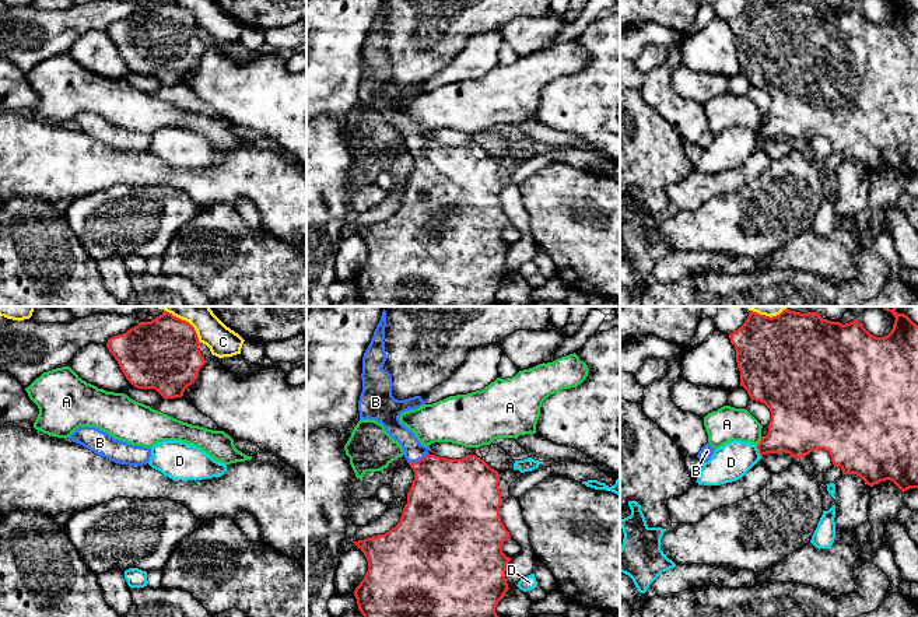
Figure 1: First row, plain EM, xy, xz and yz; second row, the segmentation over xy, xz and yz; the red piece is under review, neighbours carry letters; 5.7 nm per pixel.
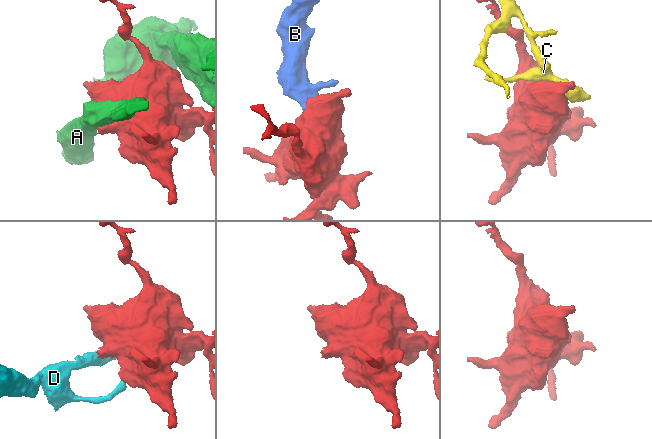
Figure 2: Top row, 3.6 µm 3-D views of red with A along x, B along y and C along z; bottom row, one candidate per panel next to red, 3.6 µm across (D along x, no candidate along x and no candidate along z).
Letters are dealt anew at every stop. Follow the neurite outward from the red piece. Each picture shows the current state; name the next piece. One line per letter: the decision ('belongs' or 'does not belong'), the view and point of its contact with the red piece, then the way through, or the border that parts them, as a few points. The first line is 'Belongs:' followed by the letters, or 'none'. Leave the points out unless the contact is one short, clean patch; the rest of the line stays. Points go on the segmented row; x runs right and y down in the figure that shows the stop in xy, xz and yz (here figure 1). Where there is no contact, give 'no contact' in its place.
Belongs: B
A: does not belong | yz (760, 441) | along yz (763, 437), (756, 445)
B: belongs | xz (420, 459) | across xz (445, 494), (420, 459), (413, 449)
C: does not belong | xy (185, 321)
D: does not belong | yz (759, 452)

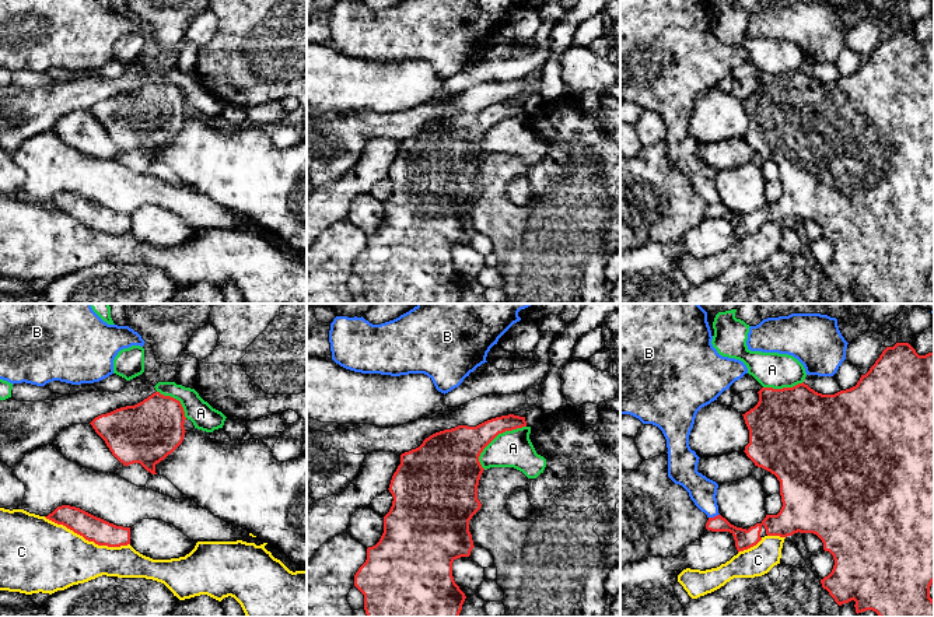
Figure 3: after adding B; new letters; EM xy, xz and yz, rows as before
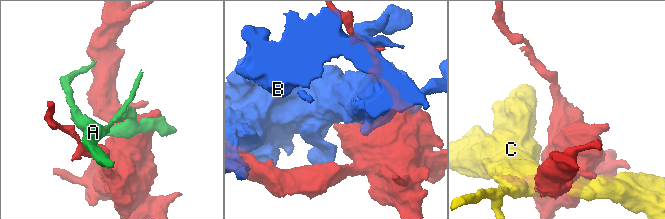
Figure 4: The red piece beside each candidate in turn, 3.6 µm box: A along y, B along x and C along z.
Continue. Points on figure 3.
Belongs: none
A: does not belong | xz (496, 435)
B: does not belong | yz (714, 516)
C: does not belong | xy (87, 539)

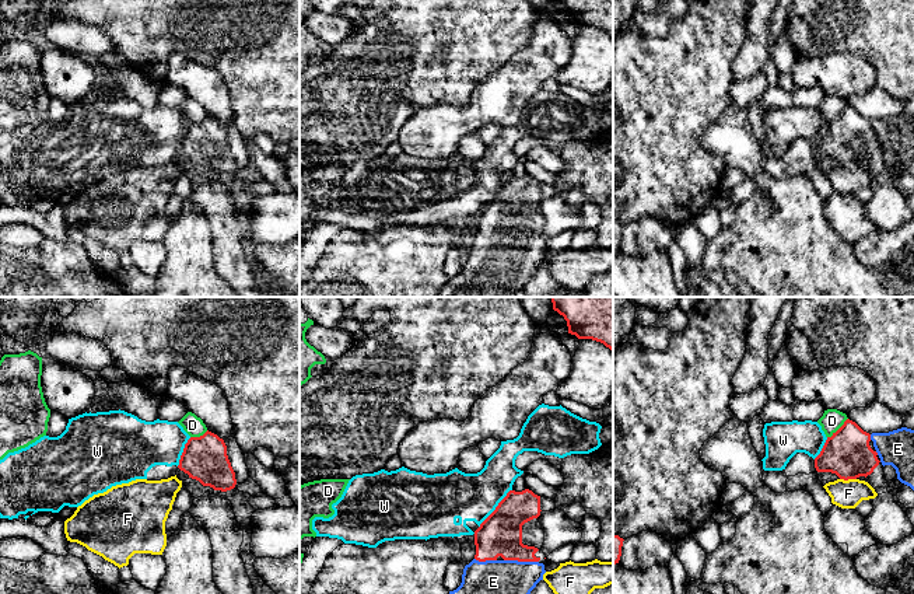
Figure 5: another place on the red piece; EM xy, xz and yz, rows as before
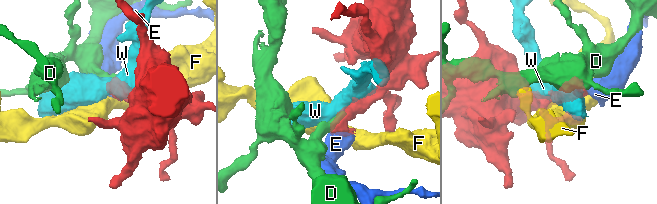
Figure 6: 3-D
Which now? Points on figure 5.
Belongs: E
D: does not belong | yz (839, 429) | along yz (847, 418), (827, 437)
E: belongs | xz (521, 561) | across xz (500, 534), (521, 561), (505, 576), (491, 576)
F: does not belong | yz (848, 478) | along yz (840, 478), (855, 479)
W: does not belong | xz (496, 509) | along xz (511, 489), (479, 527)

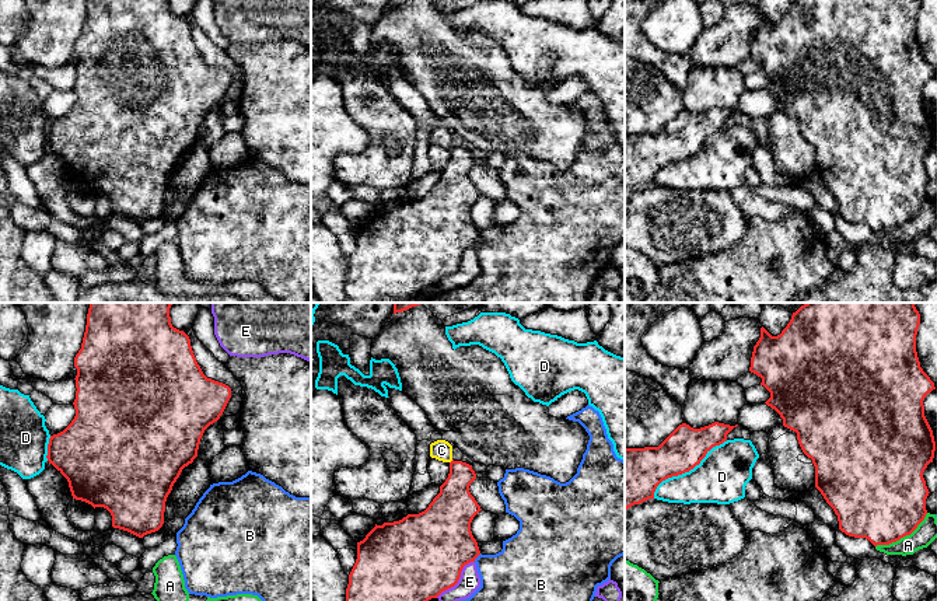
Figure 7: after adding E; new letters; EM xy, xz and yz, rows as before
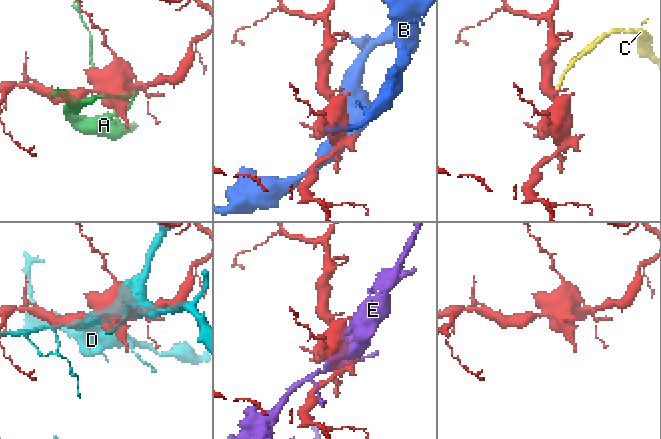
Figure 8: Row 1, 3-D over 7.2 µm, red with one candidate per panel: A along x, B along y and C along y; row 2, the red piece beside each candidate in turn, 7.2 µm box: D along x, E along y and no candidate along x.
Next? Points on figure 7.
Belongs: none
A: does not belong | yz (902, 537)
B: does not belong | xz (476, 556)
C: does not belong | xz (451, 461)
D: does not belong | yz (686, 471)
E: does not belong | xz (458, 579)

